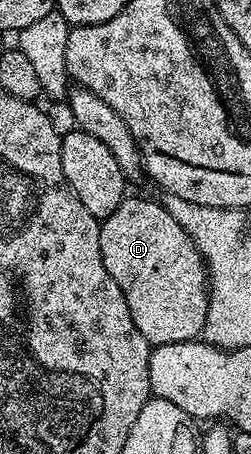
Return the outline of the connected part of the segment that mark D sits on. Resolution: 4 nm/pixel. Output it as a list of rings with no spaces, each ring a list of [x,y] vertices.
[[[127,196],[123,198],[122,203],[116,208],[116,212],[112,212],[112,216],[101,219],[100,222],[100,256],[104,260],[104,268],[108,268],[108,276],[112,276],[112,280],[116,280],[116,284],[120,284],[120,292],[124,292],[124,300],[128,300],[128,312],[132,312],[132,320],[136,320],[136,328],[140,328],[140,336],[144,336],[144,340],[150,342],[151,347],[159,346],[160,344],[180,344],[181,342],[193,342],[199,337],[204,328],[204,320],[208,316],[208,300],[210,299],[210,287],[208,285],[208,271],[205,262],[202,260],[202,253],[198,251],[198,246],[188,236],[188,232],[180,225],[176,224],[176,220],[172,220],[172,216],[163,208],[161,201],[150,198],[133,198]]]

